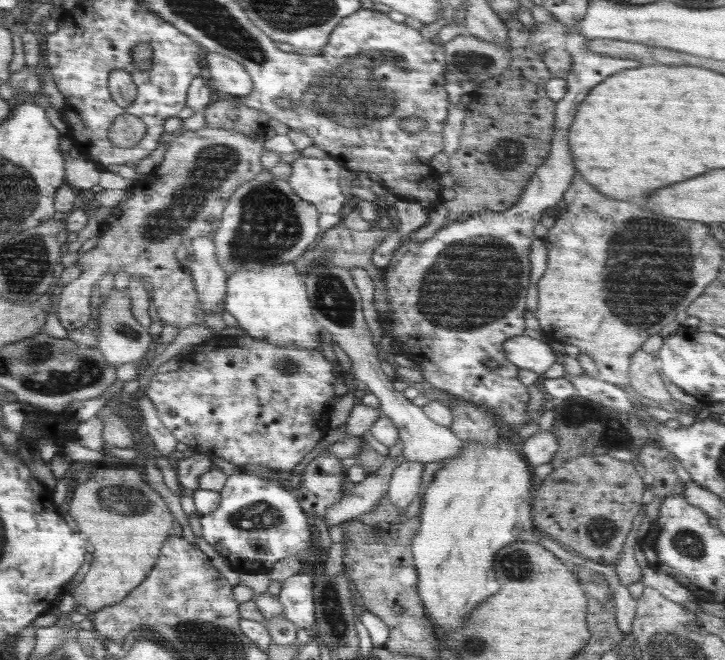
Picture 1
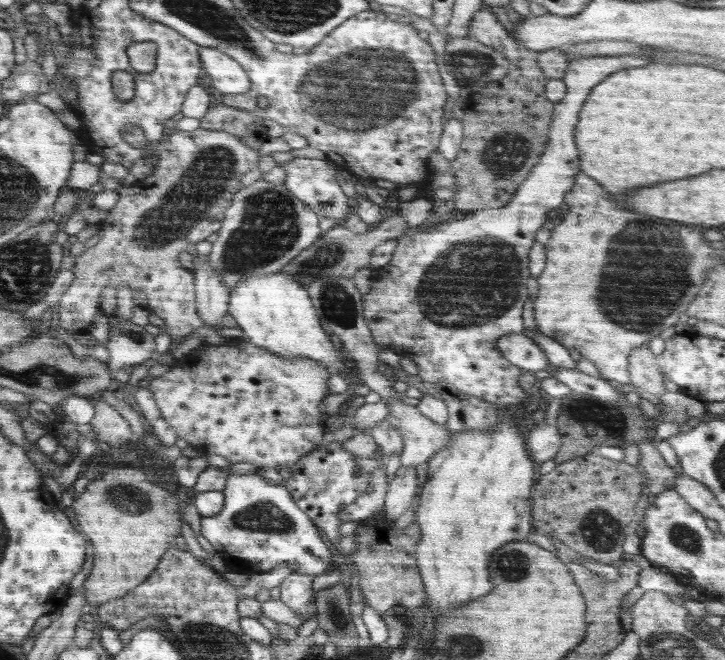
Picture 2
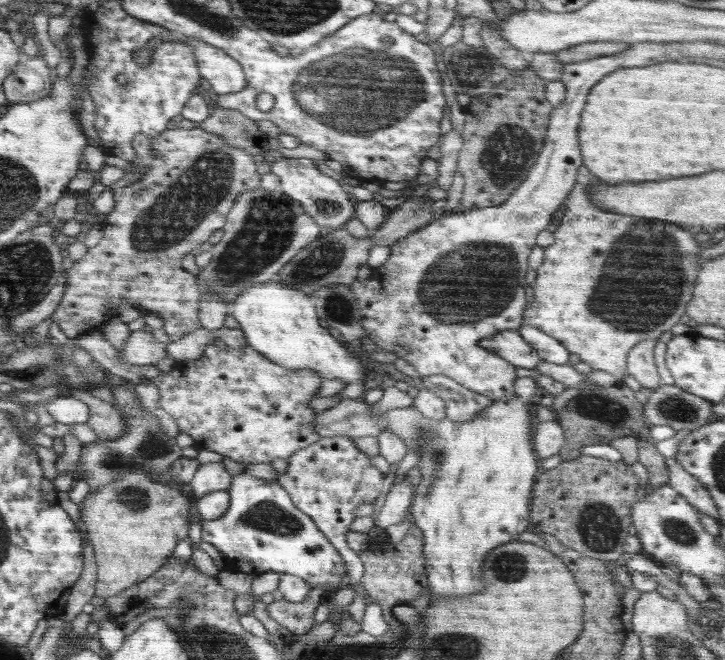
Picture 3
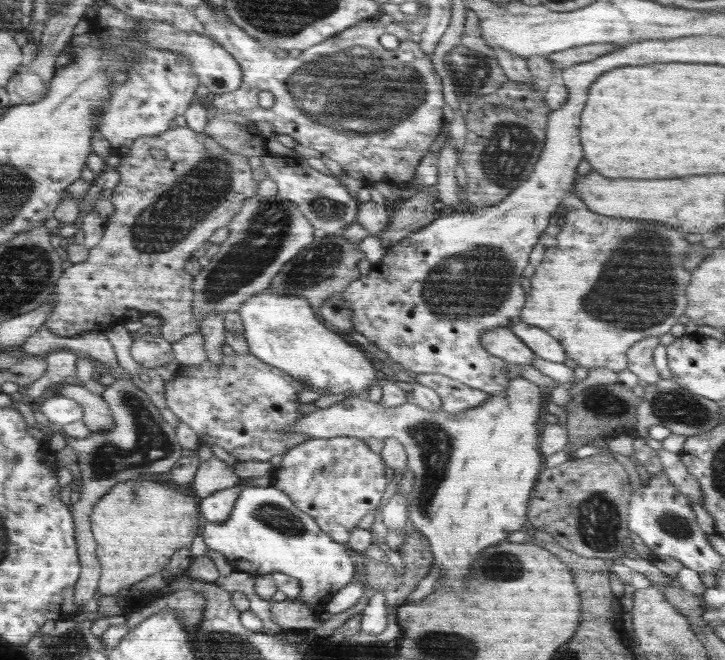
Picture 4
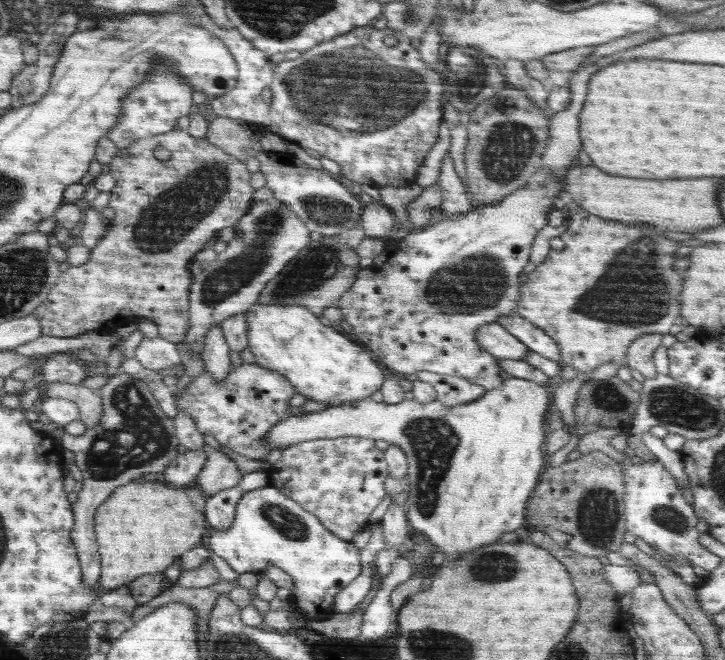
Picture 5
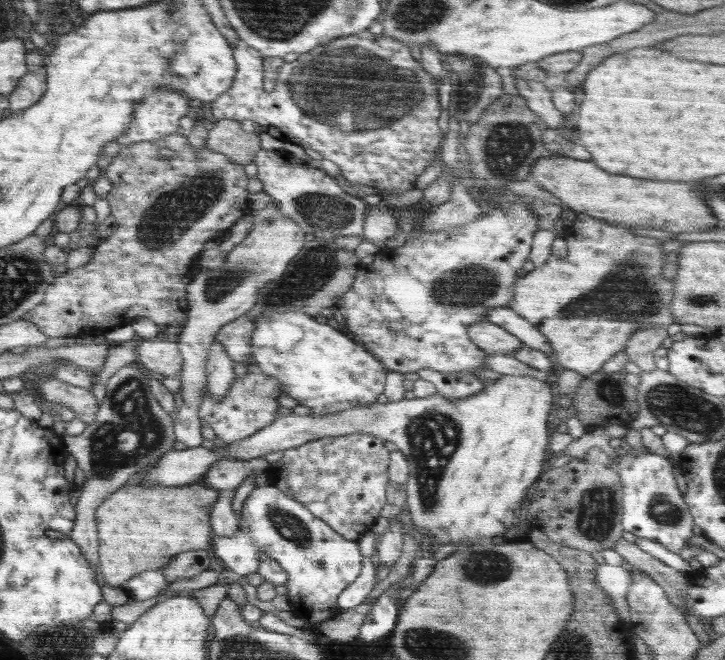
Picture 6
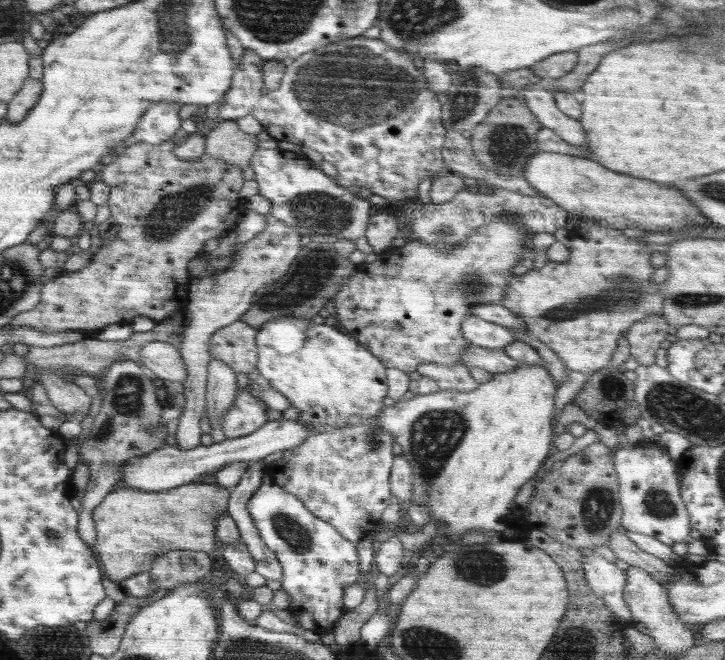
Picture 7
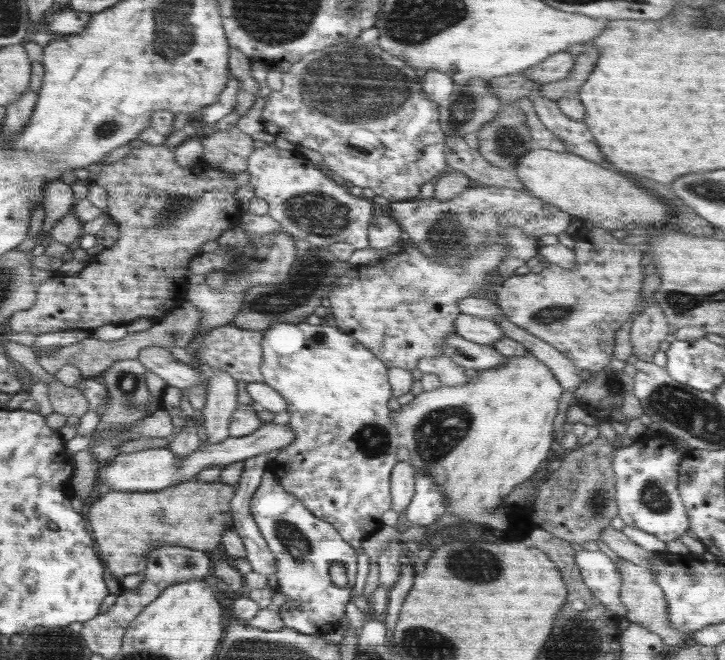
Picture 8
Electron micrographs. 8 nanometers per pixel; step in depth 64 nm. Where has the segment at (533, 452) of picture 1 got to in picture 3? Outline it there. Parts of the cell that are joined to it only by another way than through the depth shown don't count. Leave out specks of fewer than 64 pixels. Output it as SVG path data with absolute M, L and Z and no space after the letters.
M554 421L539 422L532 432L532 447L540 463L550 456L556 456L564 446L564 430Z

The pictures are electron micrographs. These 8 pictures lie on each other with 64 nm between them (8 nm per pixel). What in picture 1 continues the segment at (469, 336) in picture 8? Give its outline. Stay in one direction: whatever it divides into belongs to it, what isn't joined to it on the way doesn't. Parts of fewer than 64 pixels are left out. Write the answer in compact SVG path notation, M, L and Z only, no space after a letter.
M518 335L504 342L506 358L519 368L544 374L552 364L556 364L556 352L549 343L531 338L528 335Z

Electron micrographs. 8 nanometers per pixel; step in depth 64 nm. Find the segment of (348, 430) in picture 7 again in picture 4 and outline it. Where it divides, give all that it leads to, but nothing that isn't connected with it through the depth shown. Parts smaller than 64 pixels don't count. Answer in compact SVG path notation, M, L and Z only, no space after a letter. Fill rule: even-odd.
M264 289L248 298L237 310L242 318L244 336L249 351L298 381L306 383L308 390L320 391L322 395L350 391L358 396L367 386L380 384L378 370L369 360L369 355L360 346L342 339L335 329L323 325L320 316L312 310L306 298L300 296L276 296ZM354 437L310 439L304 444L294 446L283 456L279 467L273 468L271 484L291 499L291 502L302 513L308 514L317 523L317 526L329 536L333 542L342 546L348 545L350 534L358 529L357 523L366 514L372 514L379 507L386 492L389 481L386 477L386 464L380 454L370 450L364 439Z

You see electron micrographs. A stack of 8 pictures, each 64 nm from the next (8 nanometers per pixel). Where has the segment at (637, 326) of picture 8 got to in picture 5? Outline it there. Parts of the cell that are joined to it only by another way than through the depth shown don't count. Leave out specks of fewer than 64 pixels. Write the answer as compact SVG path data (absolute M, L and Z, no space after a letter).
M664 334L640 335L634 342L630 342L625 356L625 364L629 368L638 370L645 379L654 378L657 368L653 361L654 351L660 347Z

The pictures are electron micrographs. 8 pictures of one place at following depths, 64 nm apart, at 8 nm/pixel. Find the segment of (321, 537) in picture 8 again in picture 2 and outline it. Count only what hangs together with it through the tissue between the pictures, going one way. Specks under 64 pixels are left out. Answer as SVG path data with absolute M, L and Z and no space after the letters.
M228 475L226 487L221 490L224 505L215 516L201 517L201 534L214 547L216 553L227 563L238 564L246 573L266 573L278 566L290 566L296 574L321 576L333 568L332 549L322 542L310 517L295 506L290 491L284 486L271 484L261 475Z

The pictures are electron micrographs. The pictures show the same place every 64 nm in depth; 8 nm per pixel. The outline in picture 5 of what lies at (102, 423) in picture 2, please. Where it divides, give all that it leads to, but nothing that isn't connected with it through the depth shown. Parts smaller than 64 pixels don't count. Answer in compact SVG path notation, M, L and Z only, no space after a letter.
M52 382L44 386L50 398L66 398L78 406L80 420L89 428L96 426L105 414L104 401L96 391L81 384Z

